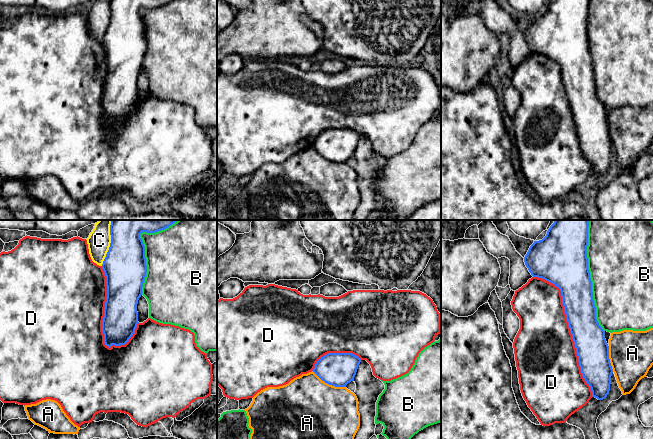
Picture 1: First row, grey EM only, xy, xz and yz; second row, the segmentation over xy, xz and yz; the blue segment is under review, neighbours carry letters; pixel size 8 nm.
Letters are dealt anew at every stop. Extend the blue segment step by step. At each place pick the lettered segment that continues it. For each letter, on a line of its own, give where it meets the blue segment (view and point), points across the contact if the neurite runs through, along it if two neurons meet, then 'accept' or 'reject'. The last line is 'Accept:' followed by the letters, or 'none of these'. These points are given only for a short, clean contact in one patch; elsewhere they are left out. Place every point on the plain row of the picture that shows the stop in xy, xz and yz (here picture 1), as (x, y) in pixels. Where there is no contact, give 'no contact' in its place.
A: xz (329, 160) | reject
B: yz (590, 54) | reject
C: xy (110, 21) | reject
D: yz (570, 106) | accept
Accept: D

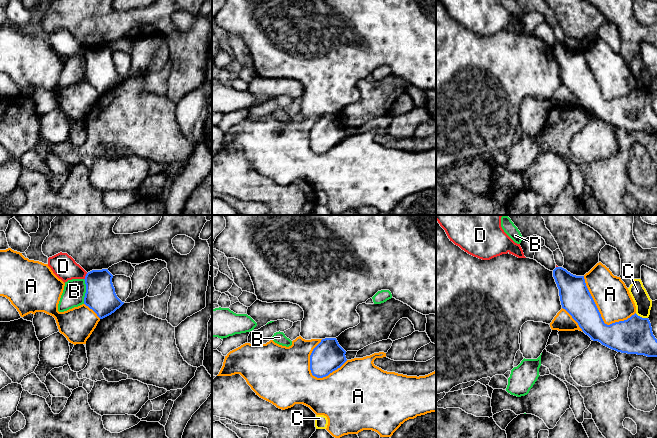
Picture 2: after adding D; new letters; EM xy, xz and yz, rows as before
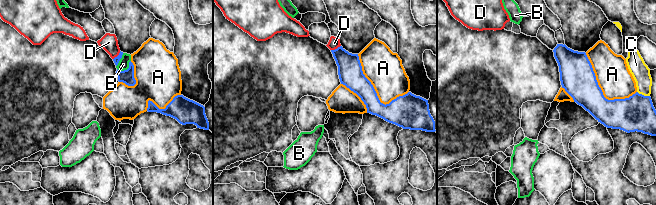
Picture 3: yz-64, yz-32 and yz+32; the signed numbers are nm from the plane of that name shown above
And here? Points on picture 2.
A: yz (600, 91) | reject
B: xy (86, 67) | reject
C: yz (641, 93) | along yz (635, 89), (647, 94) | reject
D: xy (85, 52) | along xy (87, 49), (84, 55) | reject
Accept: none of these

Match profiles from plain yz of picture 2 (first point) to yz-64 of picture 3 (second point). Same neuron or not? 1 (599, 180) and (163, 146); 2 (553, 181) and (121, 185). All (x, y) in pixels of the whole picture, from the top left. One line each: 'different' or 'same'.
1: different
2: different

